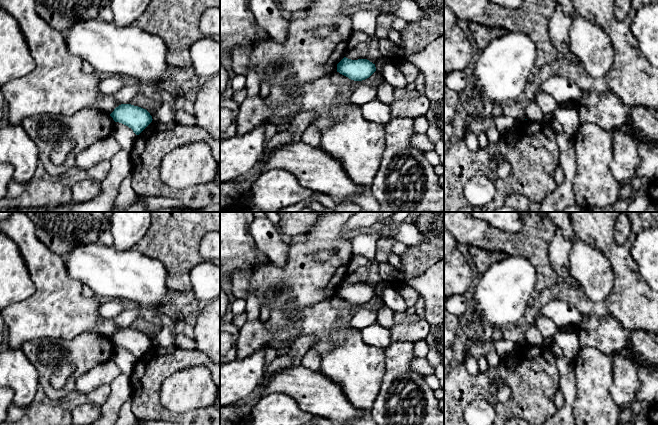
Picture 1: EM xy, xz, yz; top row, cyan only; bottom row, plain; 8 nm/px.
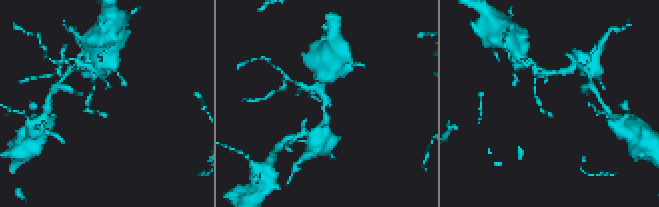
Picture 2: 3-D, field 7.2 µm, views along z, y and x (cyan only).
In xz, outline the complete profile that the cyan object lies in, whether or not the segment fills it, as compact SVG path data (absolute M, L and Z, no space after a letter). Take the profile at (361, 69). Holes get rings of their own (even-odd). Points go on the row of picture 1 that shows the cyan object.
M344 57L337 64L337 72L354 81L365 80L375 71L375 64L367 59L351 60Z

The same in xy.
M131 104L119 105L110 116L115 122L131 128L136 135L139 135L153 120L146 109Z

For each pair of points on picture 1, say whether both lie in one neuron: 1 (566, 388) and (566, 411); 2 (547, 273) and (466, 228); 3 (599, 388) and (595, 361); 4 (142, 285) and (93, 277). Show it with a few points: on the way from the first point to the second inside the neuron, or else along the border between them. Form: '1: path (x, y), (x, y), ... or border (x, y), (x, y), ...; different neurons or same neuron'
1: path (568, 394), (568, 405); same neuron
2: path (529, 252), (521, 244), (510, 244), (487, 237); same neuron
3: path (595, 381), (595, 368); same neuron
4: path (130, 277), (105, 277); same neuron

